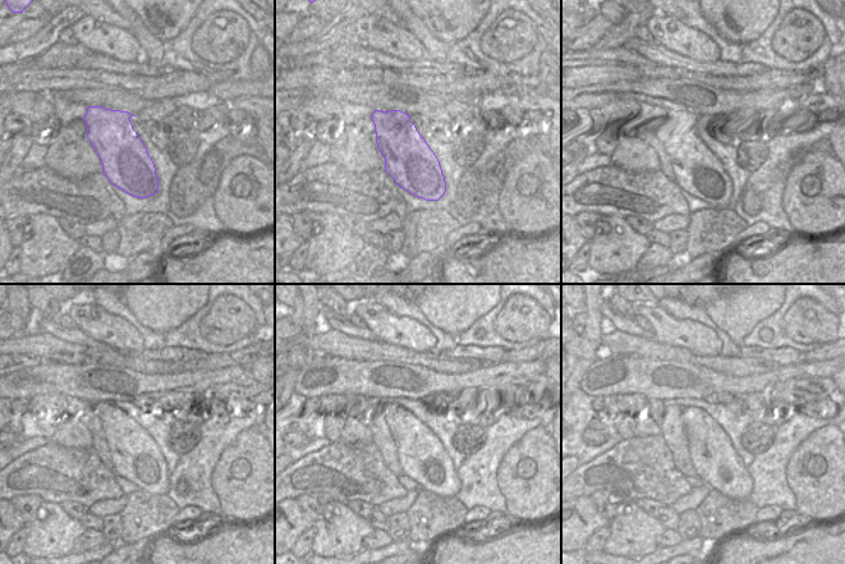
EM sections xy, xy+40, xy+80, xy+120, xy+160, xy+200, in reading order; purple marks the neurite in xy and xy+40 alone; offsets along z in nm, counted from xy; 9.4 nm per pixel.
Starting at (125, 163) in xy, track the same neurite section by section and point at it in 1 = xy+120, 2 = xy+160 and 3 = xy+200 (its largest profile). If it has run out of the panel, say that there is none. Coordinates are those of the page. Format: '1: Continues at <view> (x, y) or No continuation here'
1: Continues at xy+120 (136, 457)
2: Continues at xy+160 (422, 457)
3: Continues at xy+200 (719, 466).

